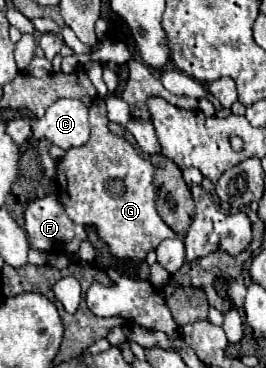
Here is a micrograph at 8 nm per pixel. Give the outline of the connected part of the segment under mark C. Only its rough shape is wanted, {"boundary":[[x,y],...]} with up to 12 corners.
{"boundary":[[58,99],[32,125],[62,149],[84,145],[88,107]]}

